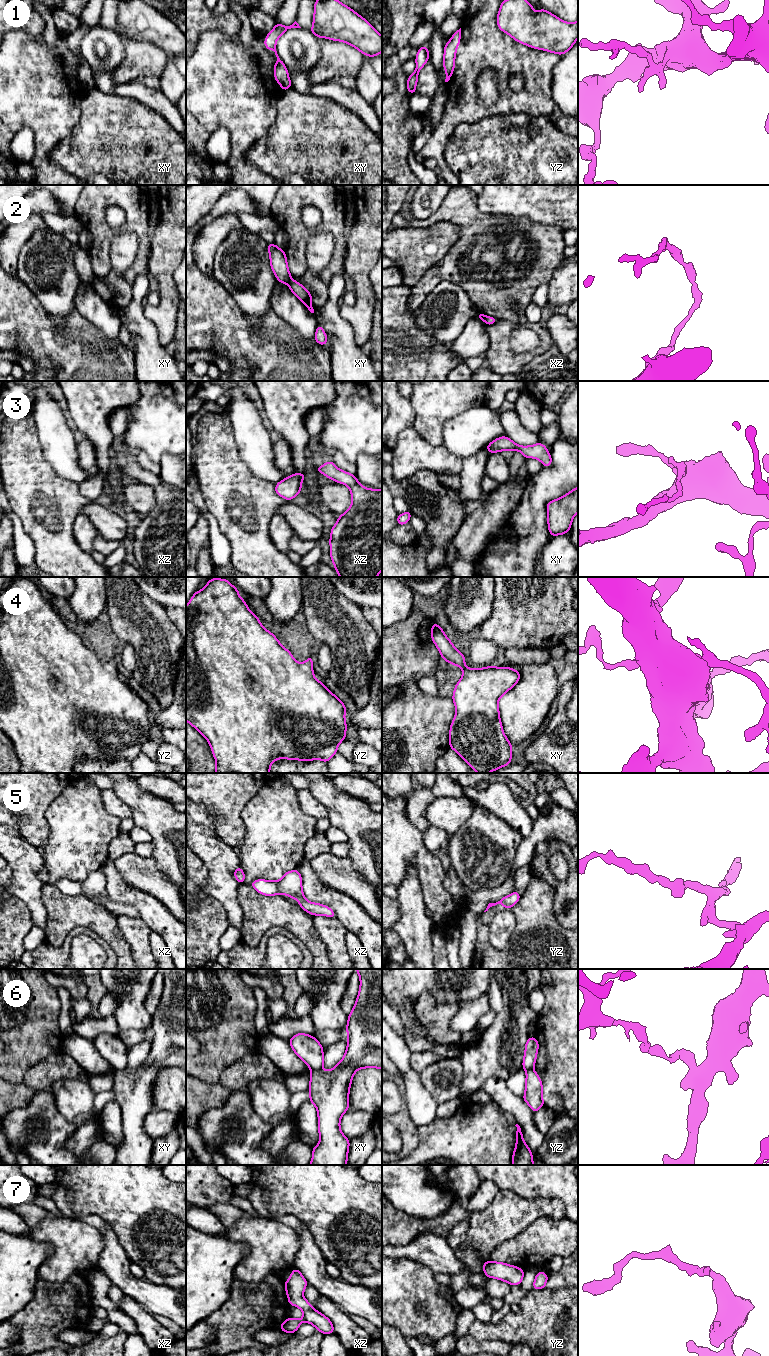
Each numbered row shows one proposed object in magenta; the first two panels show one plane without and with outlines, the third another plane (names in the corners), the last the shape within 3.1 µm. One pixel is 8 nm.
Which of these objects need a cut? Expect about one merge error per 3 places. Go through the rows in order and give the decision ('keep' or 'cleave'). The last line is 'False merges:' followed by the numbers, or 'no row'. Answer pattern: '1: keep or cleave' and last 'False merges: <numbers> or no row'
1: keep
2: cleave
3: keep
4: keep
5: keep
6: keep
7: keep
False merges: 2

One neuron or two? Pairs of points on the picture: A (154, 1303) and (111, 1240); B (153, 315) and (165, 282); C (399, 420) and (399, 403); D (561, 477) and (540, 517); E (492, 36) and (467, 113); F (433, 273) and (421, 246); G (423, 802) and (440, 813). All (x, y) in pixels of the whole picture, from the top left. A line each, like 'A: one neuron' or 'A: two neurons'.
A: one neuron
B: one neuron
C: one neuron
D: one neuron
E: one neuron
F: two neurons
G: two neurons

